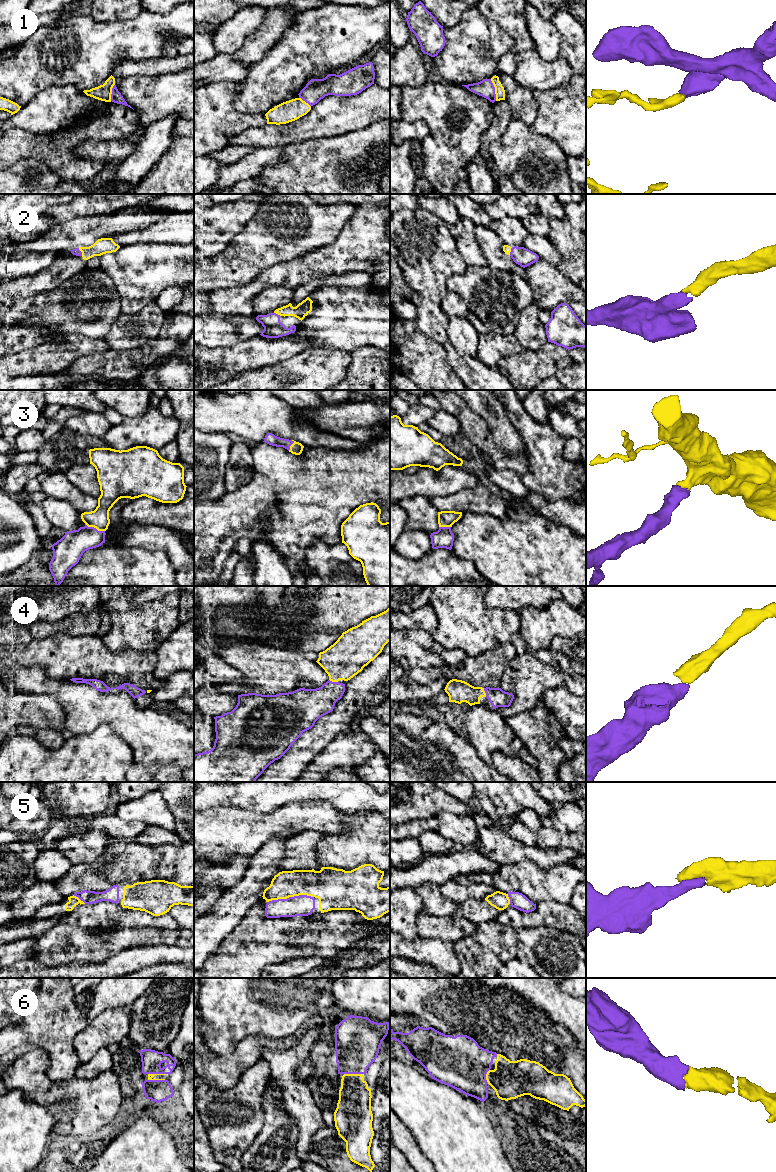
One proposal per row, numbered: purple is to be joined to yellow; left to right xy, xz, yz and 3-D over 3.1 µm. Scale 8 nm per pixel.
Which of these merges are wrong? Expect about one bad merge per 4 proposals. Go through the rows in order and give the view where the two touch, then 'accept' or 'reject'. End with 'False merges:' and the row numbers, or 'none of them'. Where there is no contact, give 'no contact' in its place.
1: contact in yz; reject
2: contact in xy; accept
3: contact in xy; accept
4: contact in xz; accept
5: contact in xz; accept
6: contact in xz; accept
False merges: 1

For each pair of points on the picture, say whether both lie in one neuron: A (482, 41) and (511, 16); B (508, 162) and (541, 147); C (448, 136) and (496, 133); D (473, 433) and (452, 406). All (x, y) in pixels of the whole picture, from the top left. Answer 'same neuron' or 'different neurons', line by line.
A: different neurons
B: same neuron
C: different neurons
D: same neuron

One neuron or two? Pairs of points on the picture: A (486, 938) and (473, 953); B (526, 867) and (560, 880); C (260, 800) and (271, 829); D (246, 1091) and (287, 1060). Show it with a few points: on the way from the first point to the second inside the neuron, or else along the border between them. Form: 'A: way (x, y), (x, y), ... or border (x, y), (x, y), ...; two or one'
A: way (482, 942), (475, 949); one
B: way (534, 875), (539, 880), (552, 880); one
C: border (287, 804), (267, 813), (251, 812), (242, 809); two
D: border (262, 1057), (269, 1064), (272, 1077); two

